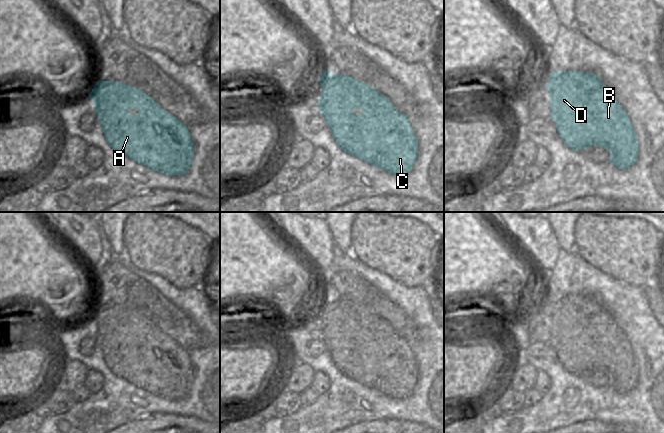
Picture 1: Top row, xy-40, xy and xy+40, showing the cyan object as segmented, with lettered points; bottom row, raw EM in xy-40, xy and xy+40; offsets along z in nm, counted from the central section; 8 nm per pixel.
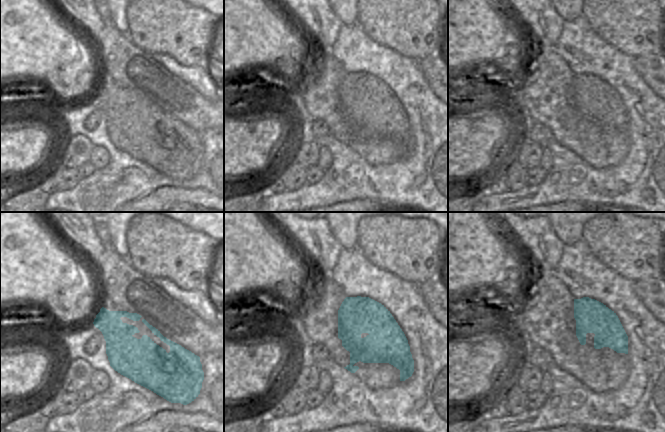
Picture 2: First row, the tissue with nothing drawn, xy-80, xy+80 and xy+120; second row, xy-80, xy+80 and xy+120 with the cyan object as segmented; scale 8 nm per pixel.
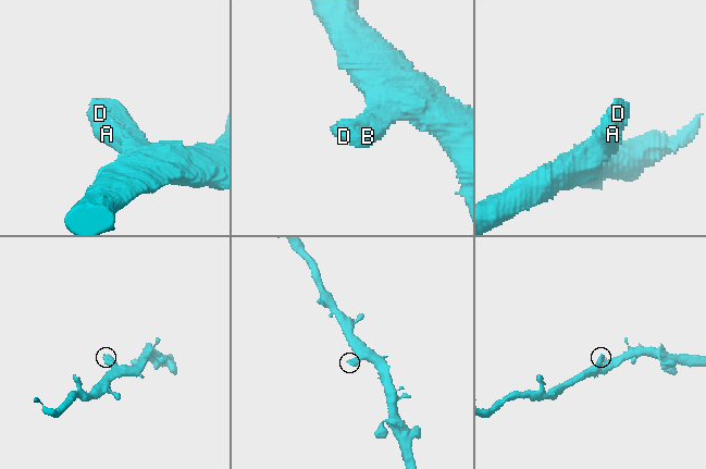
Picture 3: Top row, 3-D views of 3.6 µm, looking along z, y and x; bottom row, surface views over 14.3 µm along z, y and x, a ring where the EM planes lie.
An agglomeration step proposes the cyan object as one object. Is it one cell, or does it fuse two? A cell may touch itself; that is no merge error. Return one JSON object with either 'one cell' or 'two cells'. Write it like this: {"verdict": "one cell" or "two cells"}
{"verdict": "one cell"}

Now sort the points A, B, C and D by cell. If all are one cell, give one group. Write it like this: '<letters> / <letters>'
A B C D

